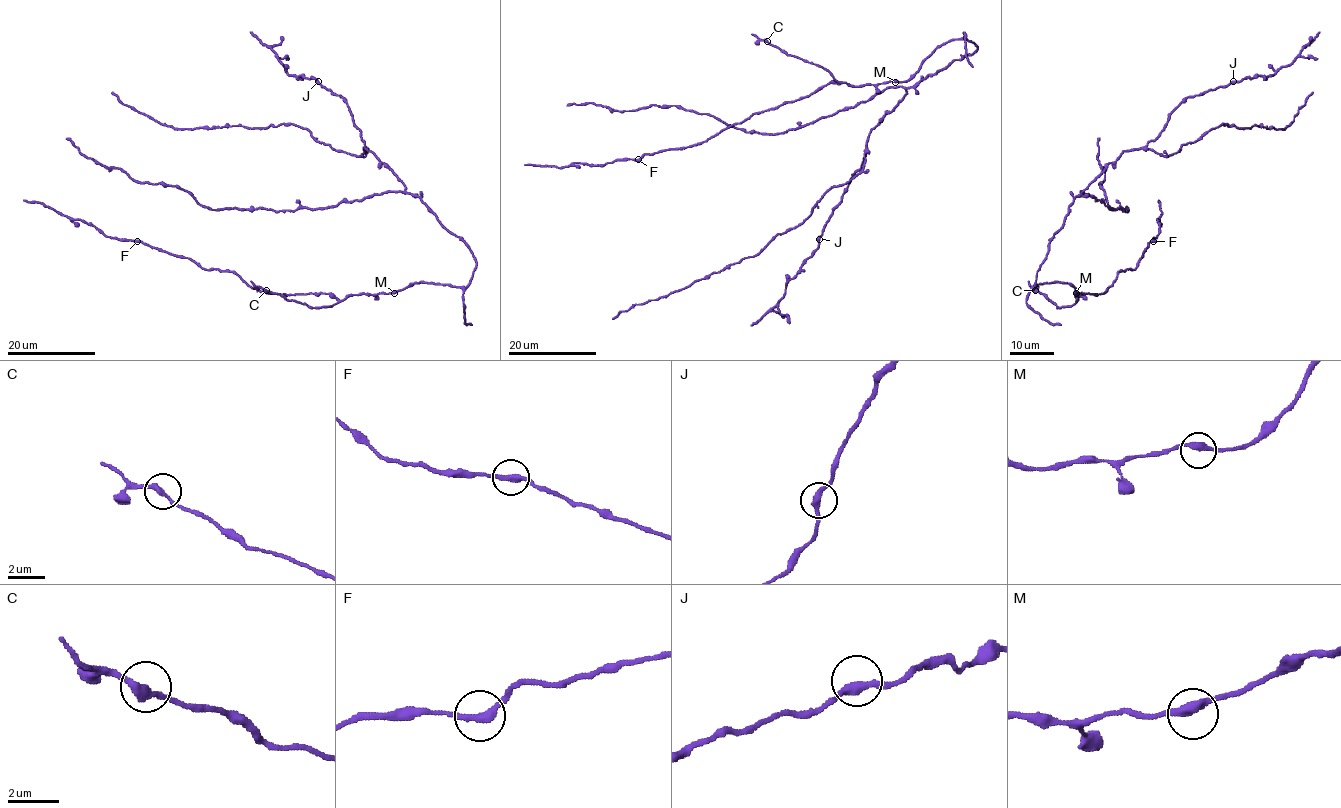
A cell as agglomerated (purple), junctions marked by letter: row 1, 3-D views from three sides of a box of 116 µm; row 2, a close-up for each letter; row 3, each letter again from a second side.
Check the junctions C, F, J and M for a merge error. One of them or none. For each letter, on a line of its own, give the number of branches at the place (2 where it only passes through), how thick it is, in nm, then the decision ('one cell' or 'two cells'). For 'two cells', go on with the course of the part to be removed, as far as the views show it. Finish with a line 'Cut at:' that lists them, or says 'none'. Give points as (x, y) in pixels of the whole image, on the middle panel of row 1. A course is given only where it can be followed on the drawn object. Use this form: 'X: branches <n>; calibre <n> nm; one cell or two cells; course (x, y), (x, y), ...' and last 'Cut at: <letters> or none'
C: branches 2; calibre 320 nm; one cell
F: branches 2; calibre 320 nm; one cell
J: branches 2; calibre 320 nm; one cell
M: branches 2; calibre 320 nm; one cell
Cut at: none

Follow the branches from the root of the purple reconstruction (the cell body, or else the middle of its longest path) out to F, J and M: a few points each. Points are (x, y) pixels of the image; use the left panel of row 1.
F: (476, 262), (465, 287), (414, 282), (338, 301), (324, 293), (257, 291), (233, 272), (206, 270), (136, 241)
J: (476, 262), (470, 249), (418, 197), (406, 192), (397, 177), (365, 148), (345, 101), (318, 81)
M: (476, 262), (471, 280), (465, 287), (414, 282), (394, 293)

